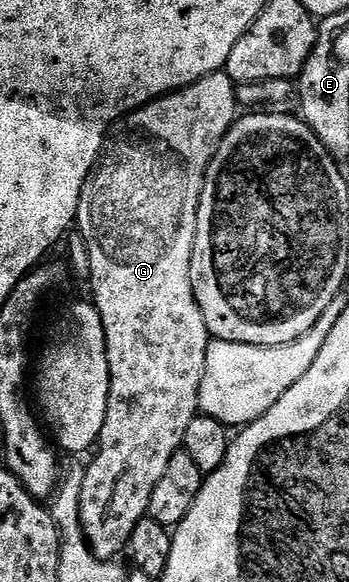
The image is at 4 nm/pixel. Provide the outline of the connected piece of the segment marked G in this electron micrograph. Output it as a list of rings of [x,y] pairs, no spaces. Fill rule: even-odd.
[[[226,72],[210,73],[208,77],[203,77],[189,87],[179,89],[176,93],[169,93],[165,97],[159,97],[156,101],[150,101],[148,105],[143,105],[135,112],[127,114],[123,120],[111,126],[107,139],[103,142],[103,152],[99,154],[99,162],[88,175],[85,187],[81,191],[77,230],[88,244],[92,268],[89,287],[95,292],[93,304],[101,315],[105,327],[111,386],[109,387],[109,407],[105,411],[105,427],[101,427],[101,435],[97,448],[94,450],[95,458],[92,459],[91,466],[86,466],[83,475],[79,519],[83,528],[83,536],[90,545],[91,552],[102,559],[115,559],[120,556],[119,552],[124,552],[127,540],[133,535],[133,527],[137,527],[139,520],[147,516],[153,487],[157,487],[161,475],[165,475],[165,466],[169,464],[169,459],[173,459],[173,455],[183,449],[185,431],[189,431],[189,423],[193,423],[193,419],[200,412],[199,388],[201,379],[205,375],[205,355],[209,344],[209,334],[205,327],[205,319],[201,315],[201,307],[193,295],[191,286],[191,252],[197,235],[197,211],[207,168],[215,157],[215,152],[219,150],[219,144],[223,142],[225,135],[237,120],[236,90],[235,82],[227,78]]]

